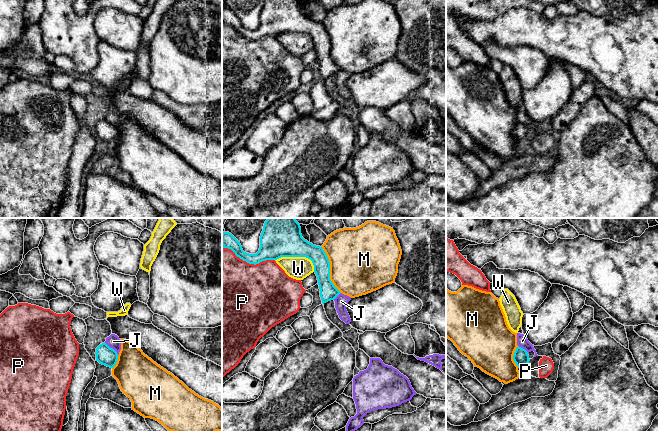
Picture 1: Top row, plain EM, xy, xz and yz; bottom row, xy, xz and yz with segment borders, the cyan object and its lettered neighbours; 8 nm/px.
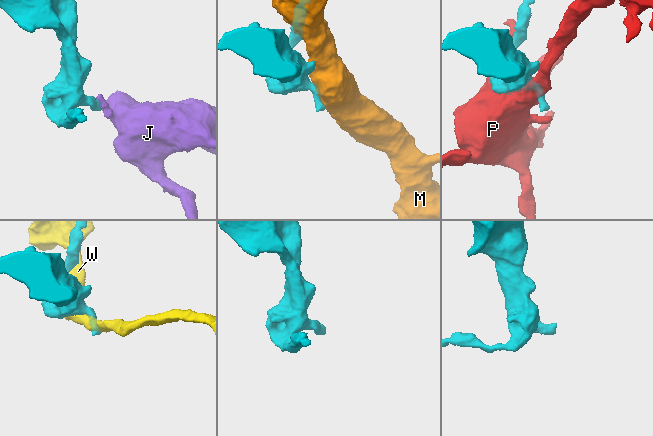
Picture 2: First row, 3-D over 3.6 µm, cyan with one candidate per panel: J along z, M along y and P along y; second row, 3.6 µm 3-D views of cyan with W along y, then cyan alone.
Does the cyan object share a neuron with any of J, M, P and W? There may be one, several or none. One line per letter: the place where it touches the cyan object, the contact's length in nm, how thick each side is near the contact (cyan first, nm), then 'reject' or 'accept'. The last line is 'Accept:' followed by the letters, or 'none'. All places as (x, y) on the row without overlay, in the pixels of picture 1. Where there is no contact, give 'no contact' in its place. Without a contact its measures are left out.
J: xy (111, 124) | 150 nm | 150/110 nm | reject
M: xz (329, 46) | 400 nm | 140/480 nm | reject
P: xz (249, 39) | 420 nm | 220/500 nm | reject
W: xz (298, 32) | 340 nm | 280/180 nm | reject
Accept: none

